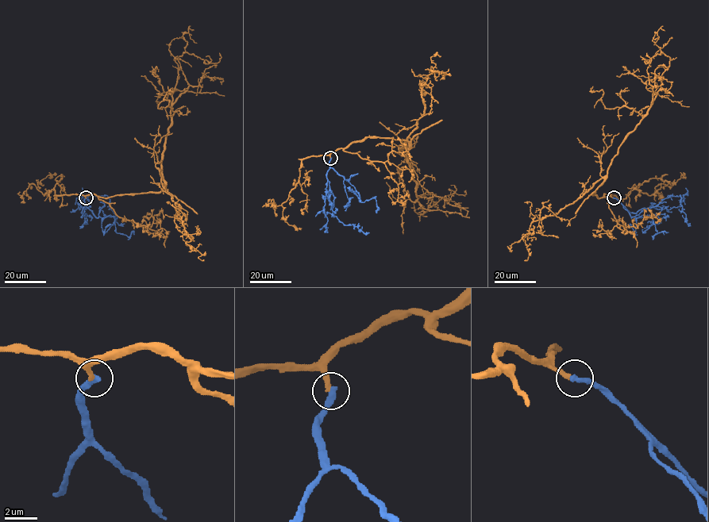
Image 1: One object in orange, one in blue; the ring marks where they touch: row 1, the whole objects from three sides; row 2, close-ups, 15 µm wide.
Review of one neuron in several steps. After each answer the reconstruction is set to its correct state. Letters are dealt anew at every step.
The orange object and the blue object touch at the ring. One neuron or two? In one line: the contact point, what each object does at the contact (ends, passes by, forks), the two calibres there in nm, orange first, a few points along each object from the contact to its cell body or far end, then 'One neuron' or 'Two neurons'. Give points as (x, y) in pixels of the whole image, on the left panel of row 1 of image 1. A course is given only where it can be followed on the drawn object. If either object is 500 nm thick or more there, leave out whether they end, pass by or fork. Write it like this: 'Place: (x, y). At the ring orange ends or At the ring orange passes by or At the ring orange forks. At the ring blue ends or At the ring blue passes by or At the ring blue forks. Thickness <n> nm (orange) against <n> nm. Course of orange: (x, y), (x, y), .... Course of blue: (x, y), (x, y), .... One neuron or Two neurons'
Place: (86, 197). At the ring orange ends. At the ring blue ends. Thickness 280 nm (orange) against 380 nm. Course of orange: (86, 197), (163, 189), (162, 155), (178, 74), (175, 60), (187, 52), (217, 63), (219, 53). Course of blue: (86, 197), (82, 213), (89, 206), (89, 196), (106, 195), (115, 221), (119, 224), (124, 223). Two neurons

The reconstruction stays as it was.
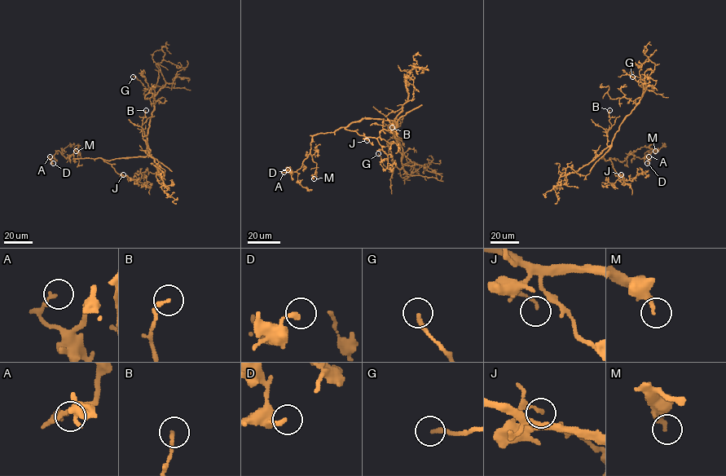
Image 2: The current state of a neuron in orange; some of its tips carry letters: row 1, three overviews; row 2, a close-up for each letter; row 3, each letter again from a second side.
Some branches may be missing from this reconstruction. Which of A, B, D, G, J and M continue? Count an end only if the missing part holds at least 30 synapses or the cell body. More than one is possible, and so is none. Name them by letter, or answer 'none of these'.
none of these

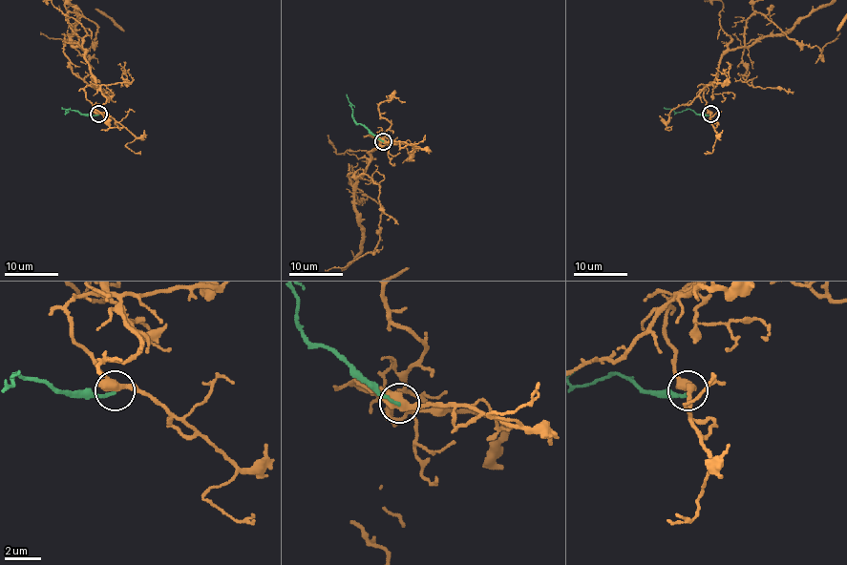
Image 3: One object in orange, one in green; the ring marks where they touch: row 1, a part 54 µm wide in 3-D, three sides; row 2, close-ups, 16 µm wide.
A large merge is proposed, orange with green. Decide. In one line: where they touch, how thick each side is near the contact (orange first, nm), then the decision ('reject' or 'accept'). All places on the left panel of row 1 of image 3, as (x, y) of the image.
place (98, 114); calibres 480 and 160 nm; reject

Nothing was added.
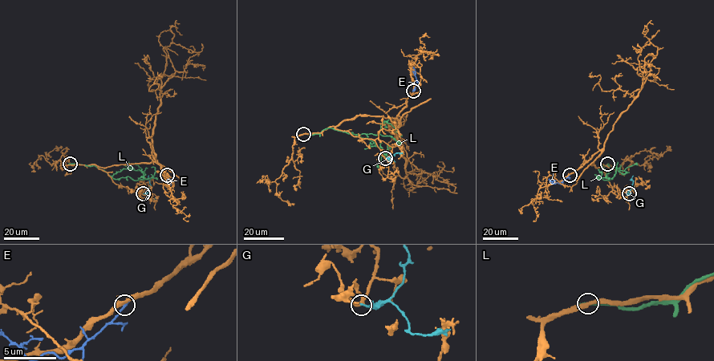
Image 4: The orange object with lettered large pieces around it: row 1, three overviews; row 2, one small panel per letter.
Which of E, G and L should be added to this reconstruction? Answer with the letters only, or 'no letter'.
no letter

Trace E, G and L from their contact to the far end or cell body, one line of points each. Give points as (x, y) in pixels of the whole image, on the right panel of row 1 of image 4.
E: (569, 175), (559, 184), (553, 184), (549, 179)
G: (629, 193), (633, 176)
L: (607, 164), (602, 165), (608, 180), (596, 177), (610, 177)

